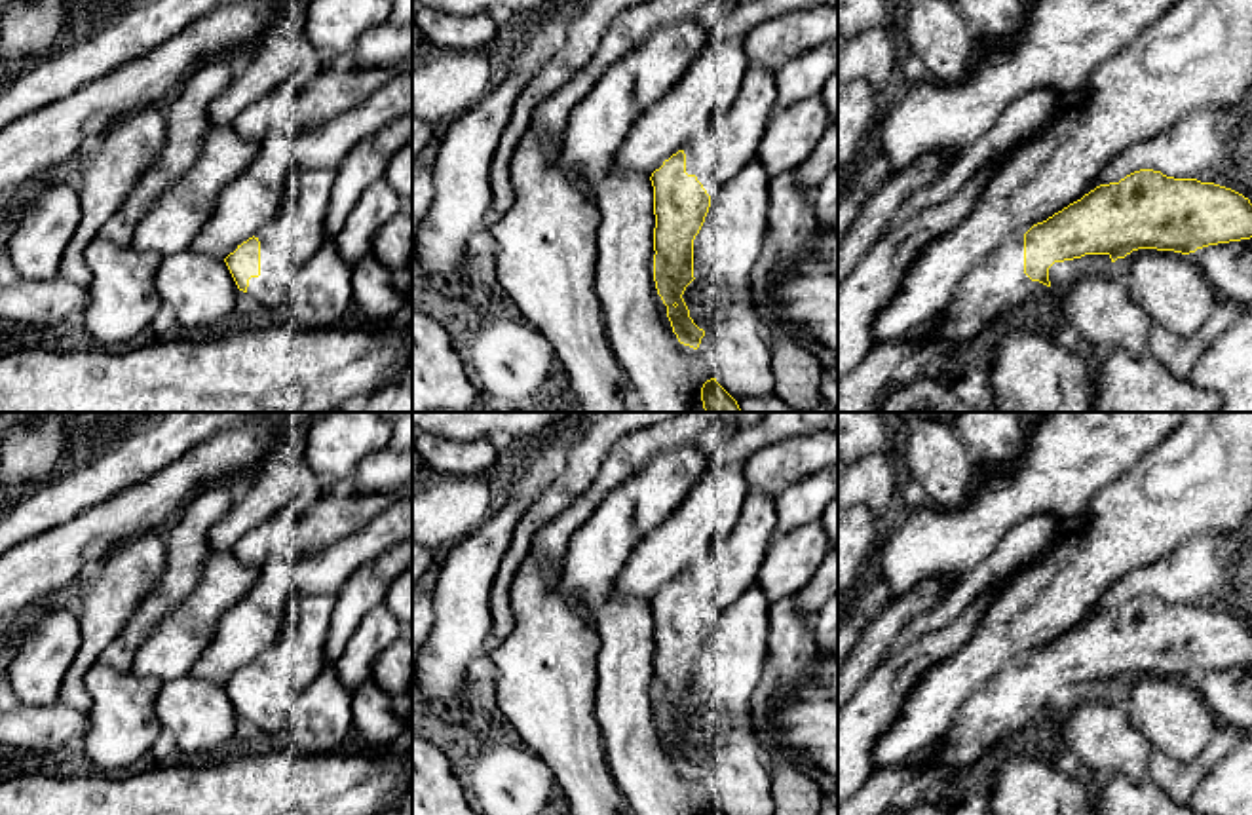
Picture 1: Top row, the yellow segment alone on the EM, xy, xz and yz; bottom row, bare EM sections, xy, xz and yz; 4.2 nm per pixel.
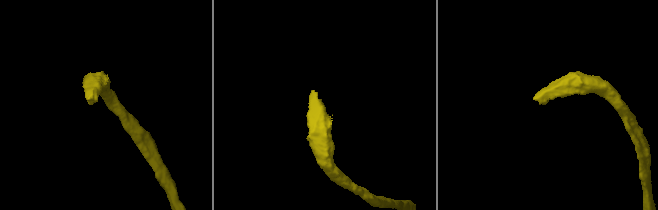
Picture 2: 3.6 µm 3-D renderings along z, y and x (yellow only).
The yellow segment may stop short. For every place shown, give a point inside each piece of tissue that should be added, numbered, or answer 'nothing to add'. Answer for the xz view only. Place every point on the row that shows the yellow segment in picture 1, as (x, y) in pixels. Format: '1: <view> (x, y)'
1: xz (694, 166)

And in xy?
1: xy (268, 289)

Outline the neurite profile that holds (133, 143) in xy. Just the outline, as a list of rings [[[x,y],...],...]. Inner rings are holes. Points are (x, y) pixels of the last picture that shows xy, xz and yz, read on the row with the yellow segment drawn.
[[[158,104],[116,120],[89,148],[82,173],[80,222],[68,241],[59,275],[80,287],[89,287],[91,270],[84,258],[85,247],[99,237],[101,226],[133,192],[139,177],[158,161],[167,142],[167,114]]]

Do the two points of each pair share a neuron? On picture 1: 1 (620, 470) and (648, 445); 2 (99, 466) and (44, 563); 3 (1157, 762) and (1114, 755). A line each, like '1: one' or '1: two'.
1: one
2: two
3: two

